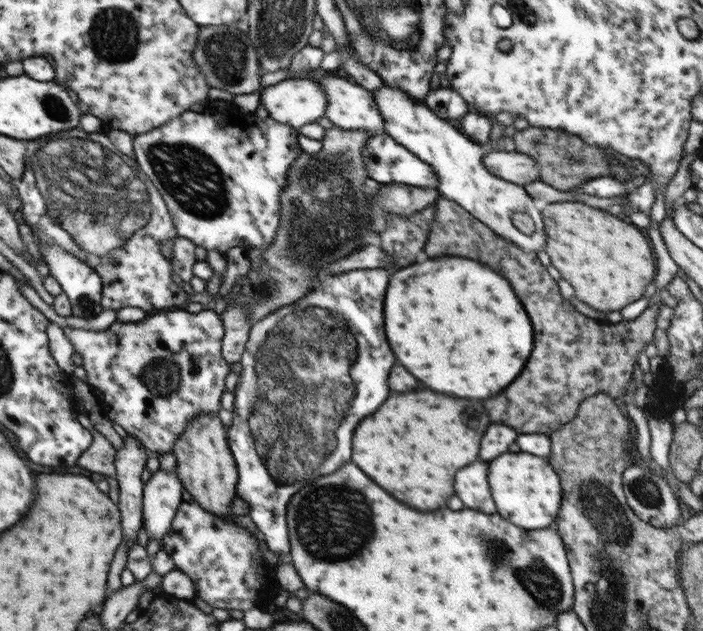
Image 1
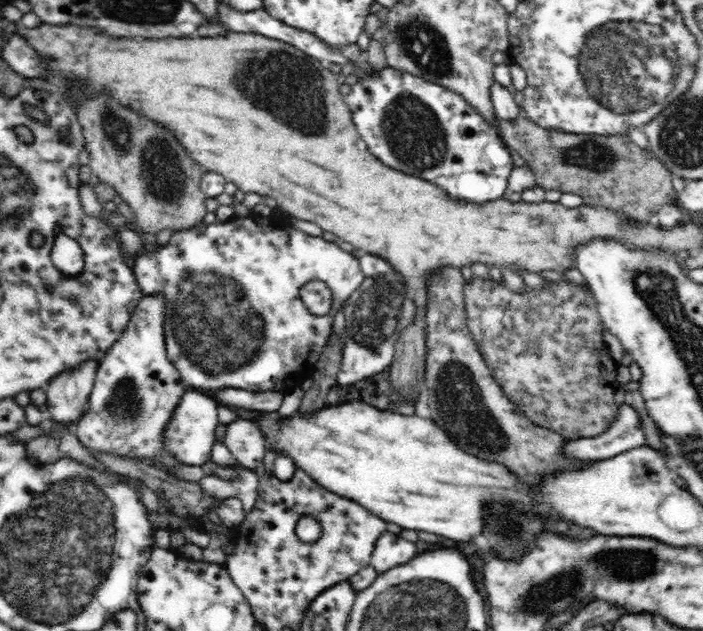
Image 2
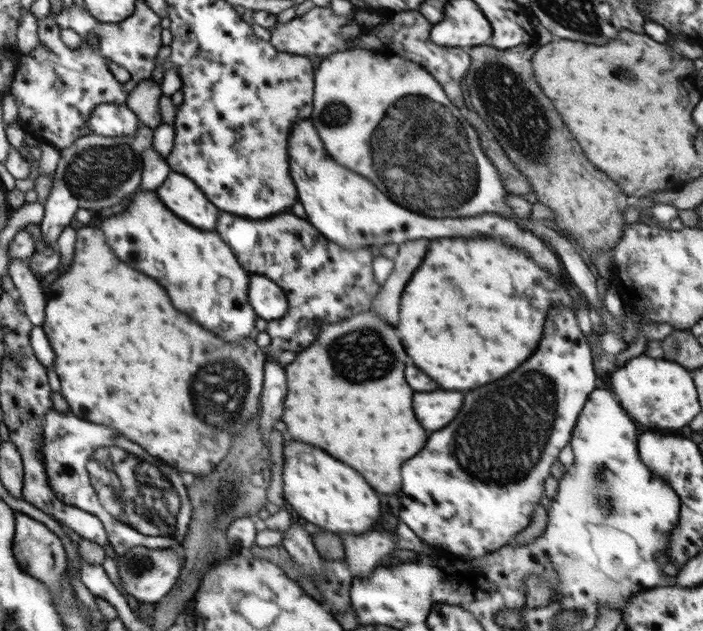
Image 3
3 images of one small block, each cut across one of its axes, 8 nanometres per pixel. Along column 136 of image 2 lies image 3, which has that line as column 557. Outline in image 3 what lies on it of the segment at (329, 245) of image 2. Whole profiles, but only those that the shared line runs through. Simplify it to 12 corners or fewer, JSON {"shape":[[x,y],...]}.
{"shape":[[311,117],[290,174],[307,221],[345,249],[499,238],[559,282],[559,256],[496,213],[410,212],[330,158]]}

